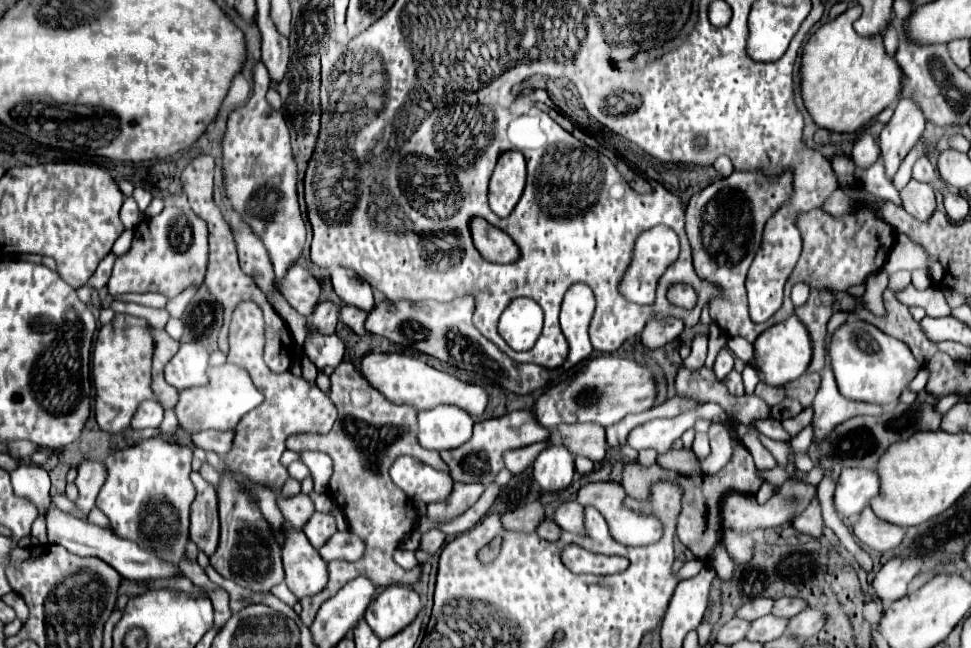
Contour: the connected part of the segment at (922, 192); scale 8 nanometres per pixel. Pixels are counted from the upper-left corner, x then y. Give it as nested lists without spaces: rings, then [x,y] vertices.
[[[909,180],[909,184],[899,192],[903,208],[915,218],[915,220],[927,220],[935,210],[935,194],[933,188],[929,184],[917,182],[917,180]]]

